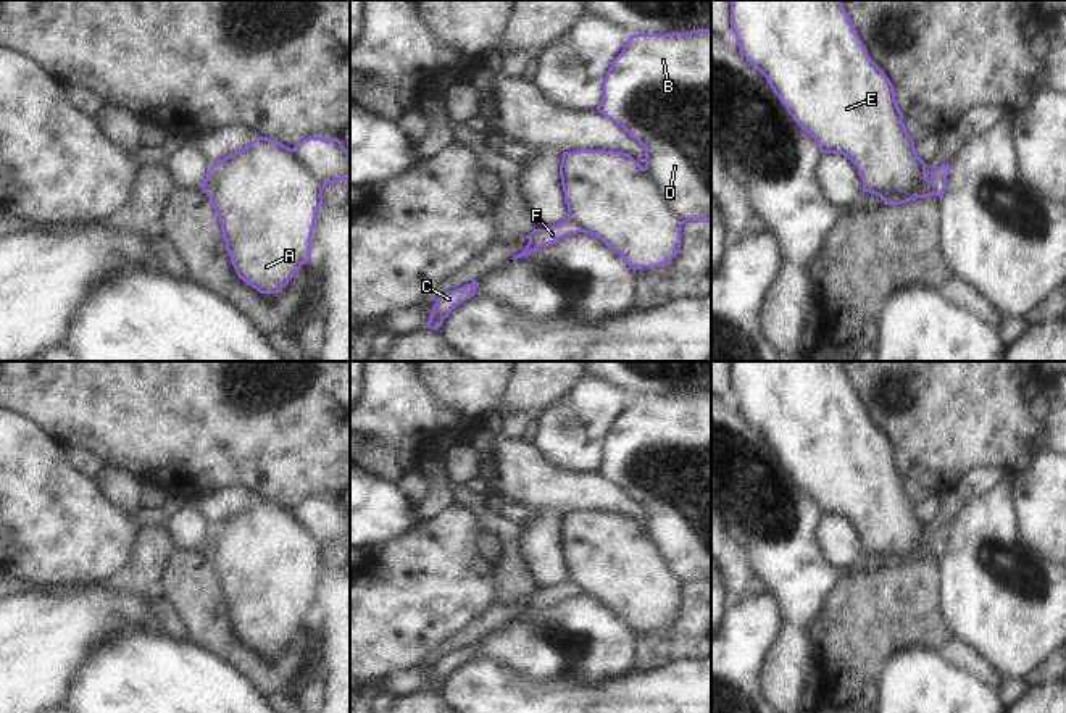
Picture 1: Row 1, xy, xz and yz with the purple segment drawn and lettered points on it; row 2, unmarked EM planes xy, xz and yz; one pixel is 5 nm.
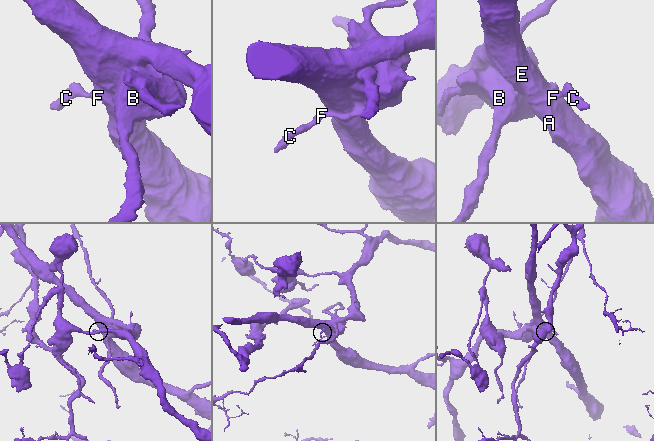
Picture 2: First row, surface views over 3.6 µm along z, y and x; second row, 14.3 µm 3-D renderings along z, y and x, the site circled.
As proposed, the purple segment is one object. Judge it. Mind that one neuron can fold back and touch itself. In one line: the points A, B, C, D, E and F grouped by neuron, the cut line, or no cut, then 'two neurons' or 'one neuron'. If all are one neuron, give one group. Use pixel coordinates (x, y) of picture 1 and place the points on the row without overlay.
A E / B C D F; cut in xz along (644, 529), (668, 573), (681, 586); two neurons

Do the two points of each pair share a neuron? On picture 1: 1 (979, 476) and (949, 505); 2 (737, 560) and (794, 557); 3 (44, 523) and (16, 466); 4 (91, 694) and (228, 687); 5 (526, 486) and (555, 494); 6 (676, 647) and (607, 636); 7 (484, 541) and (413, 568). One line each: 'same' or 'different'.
1: same
2: different
3: same
4: same
5: same
6: different
7: different

